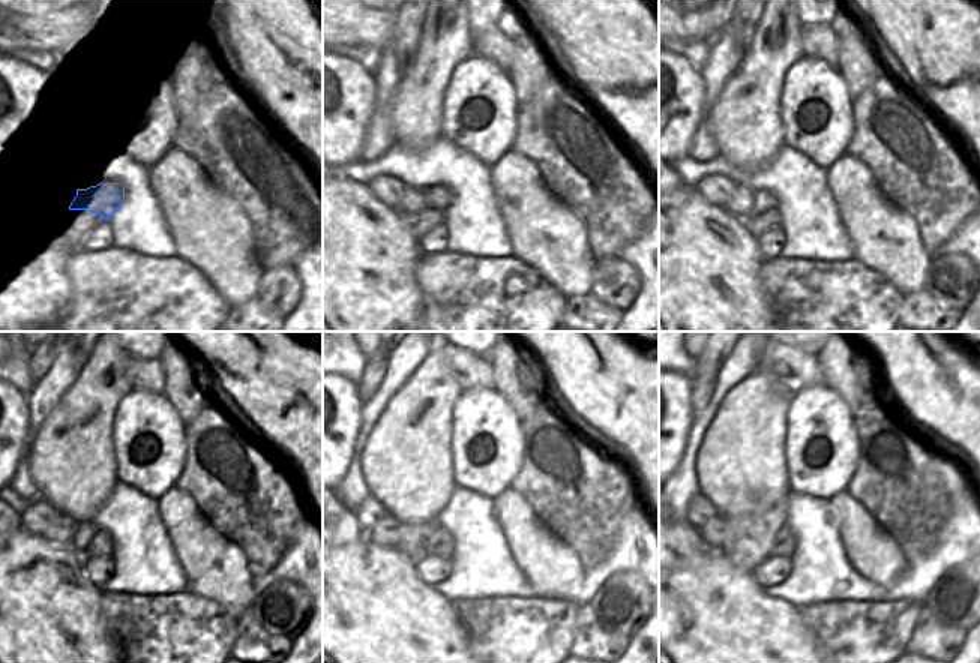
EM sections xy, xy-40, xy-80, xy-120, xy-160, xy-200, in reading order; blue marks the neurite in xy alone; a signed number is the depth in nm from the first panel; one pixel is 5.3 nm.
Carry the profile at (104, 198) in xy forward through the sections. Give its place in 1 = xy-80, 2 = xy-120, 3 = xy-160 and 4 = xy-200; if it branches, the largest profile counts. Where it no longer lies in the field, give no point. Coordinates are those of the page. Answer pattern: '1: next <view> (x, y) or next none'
1: next xy-80 (742, 201)
2: next xy-120 (60, 533)
3: next xy-160 (386, 533)
4: next xy-200 (713, 533)

